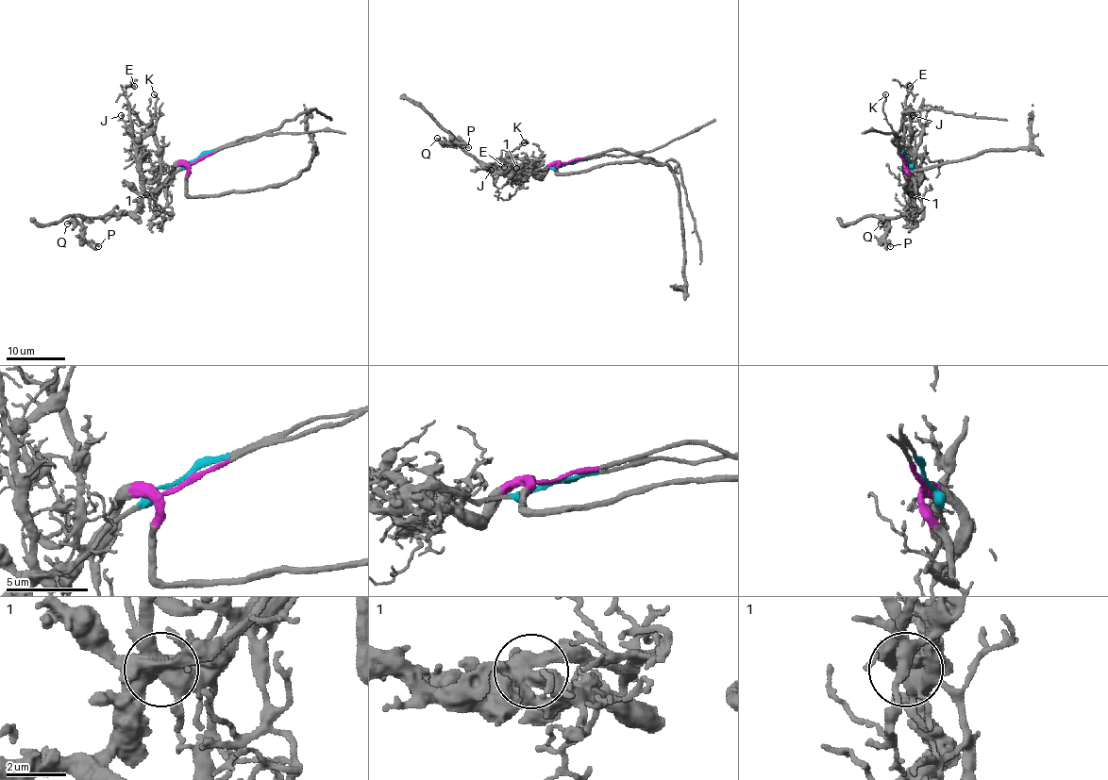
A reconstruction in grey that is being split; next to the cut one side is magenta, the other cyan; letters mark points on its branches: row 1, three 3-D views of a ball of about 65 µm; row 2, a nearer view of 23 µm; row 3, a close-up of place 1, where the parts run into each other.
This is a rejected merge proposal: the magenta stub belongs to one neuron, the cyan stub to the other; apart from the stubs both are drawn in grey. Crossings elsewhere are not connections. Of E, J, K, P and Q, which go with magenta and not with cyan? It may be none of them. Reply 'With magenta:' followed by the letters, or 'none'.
With magenta: E, J, K

